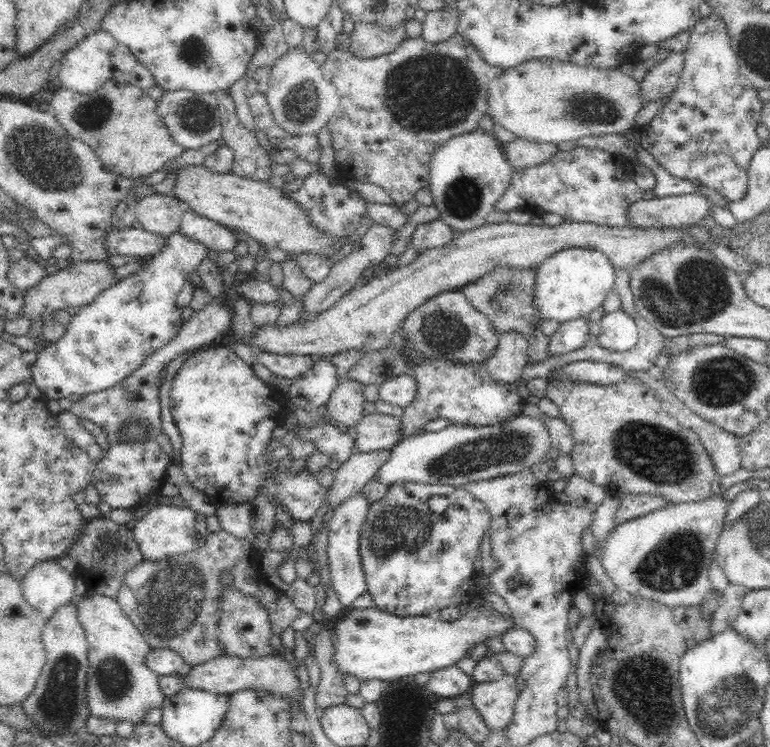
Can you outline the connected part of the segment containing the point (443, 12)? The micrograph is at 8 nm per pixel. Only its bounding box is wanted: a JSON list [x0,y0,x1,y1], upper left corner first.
[421,5,458,44]

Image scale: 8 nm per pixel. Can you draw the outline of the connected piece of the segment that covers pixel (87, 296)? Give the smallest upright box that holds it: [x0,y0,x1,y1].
[19,261,116,323]

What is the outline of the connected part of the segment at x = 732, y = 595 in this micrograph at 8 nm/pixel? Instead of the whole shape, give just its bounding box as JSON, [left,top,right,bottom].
[711,583,750,634]

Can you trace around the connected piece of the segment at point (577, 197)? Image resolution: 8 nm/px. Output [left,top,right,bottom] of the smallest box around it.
[495,147,643,227]

